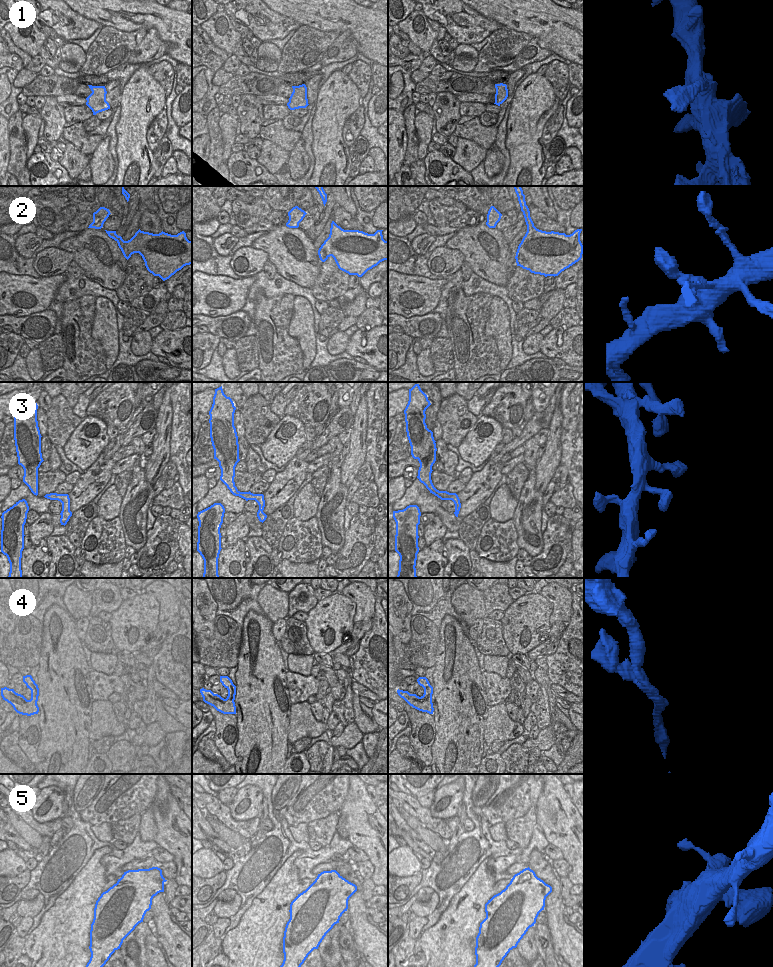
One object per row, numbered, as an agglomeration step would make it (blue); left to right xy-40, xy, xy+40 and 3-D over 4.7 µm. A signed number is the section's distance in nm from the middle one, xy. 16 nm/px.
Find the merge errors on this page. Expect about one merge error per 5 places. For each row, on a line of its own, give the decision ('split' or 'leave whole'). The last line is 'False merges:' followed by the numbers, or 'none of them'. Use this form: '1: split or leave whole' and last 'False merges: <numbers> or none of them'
1: leave whole
2: leave whole
3: leave whole
4: leave whole
5: leave whole
False merges: none of them

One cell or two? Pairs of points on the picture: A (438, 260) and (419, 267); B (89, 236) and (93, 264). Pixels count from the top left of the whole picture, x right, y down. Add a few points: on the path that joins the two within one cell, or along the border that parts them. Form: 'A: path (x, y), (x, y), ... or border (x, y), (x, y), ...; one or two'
A: border (430, 252), (428, 269), (435, 275), (446, 277); two
B: path (89, 243), (89, 249), (93, 253), (93, 257); one

